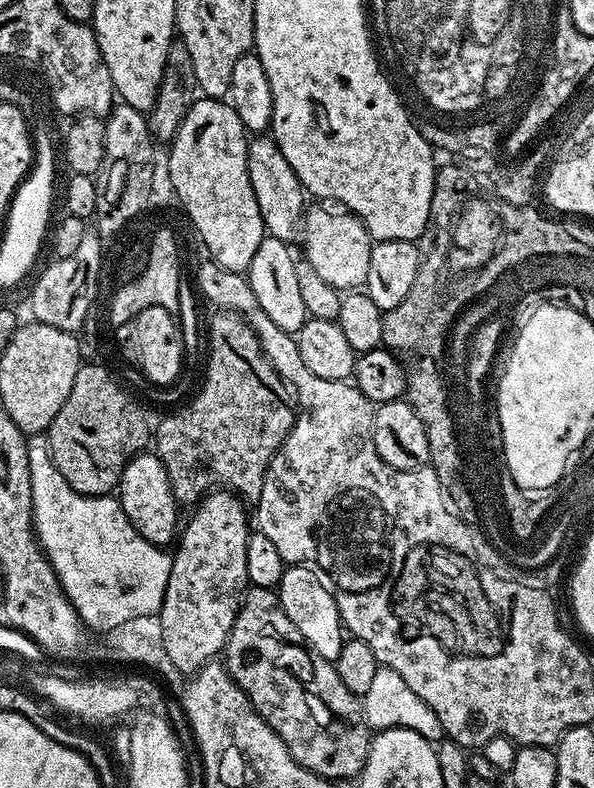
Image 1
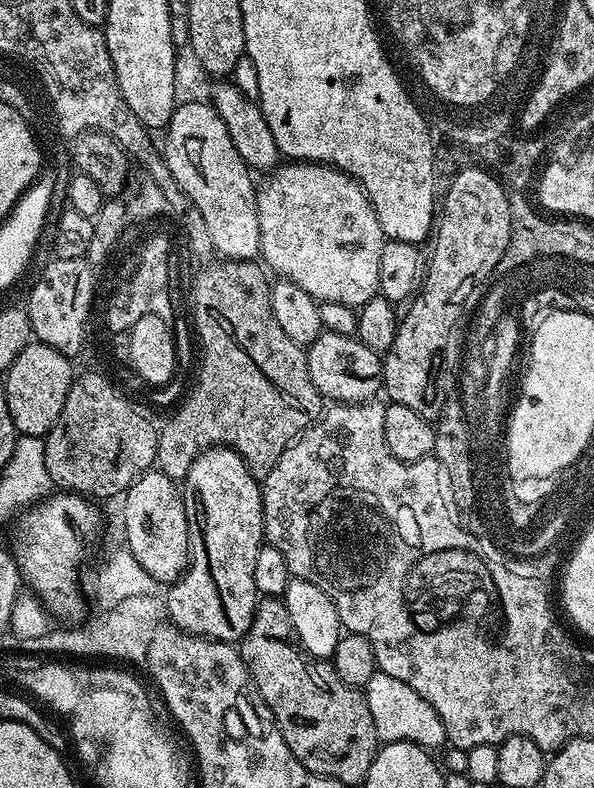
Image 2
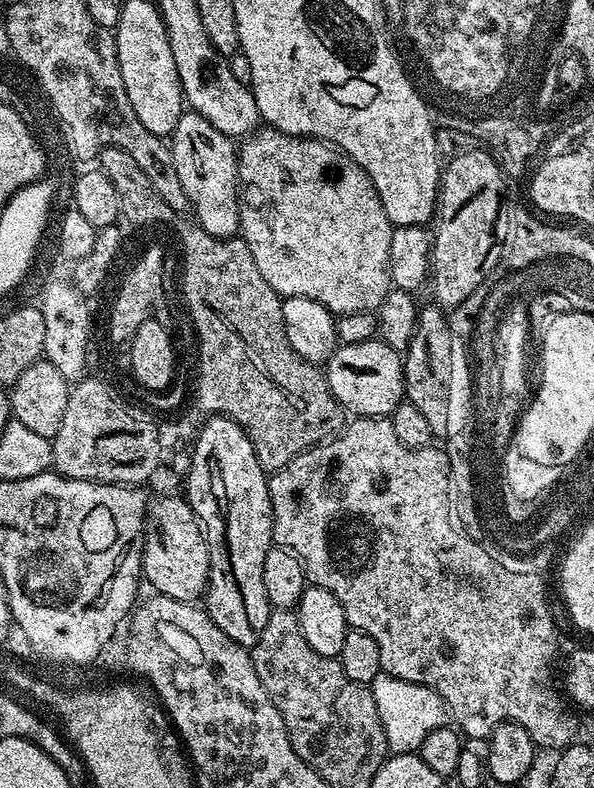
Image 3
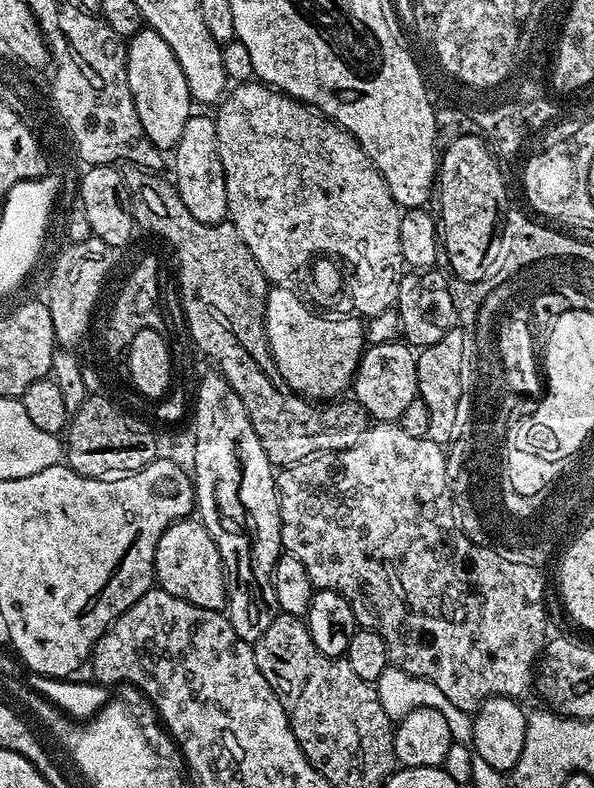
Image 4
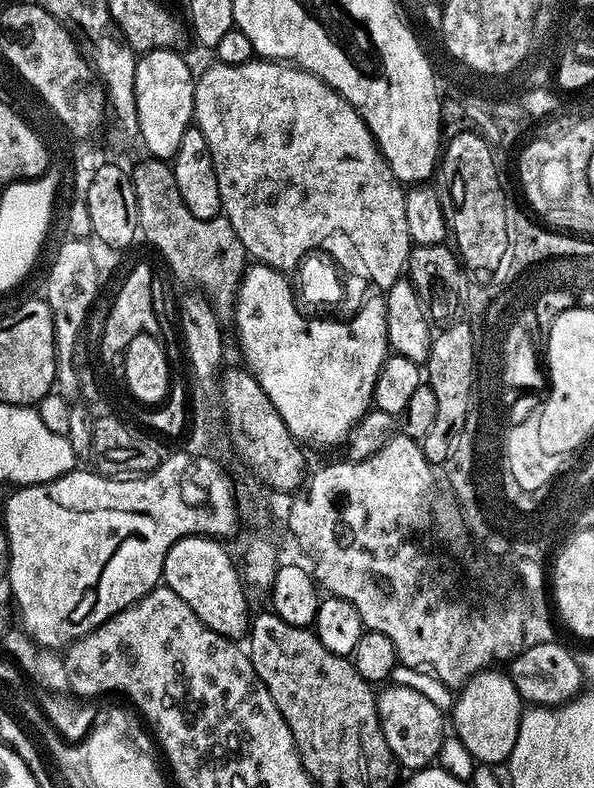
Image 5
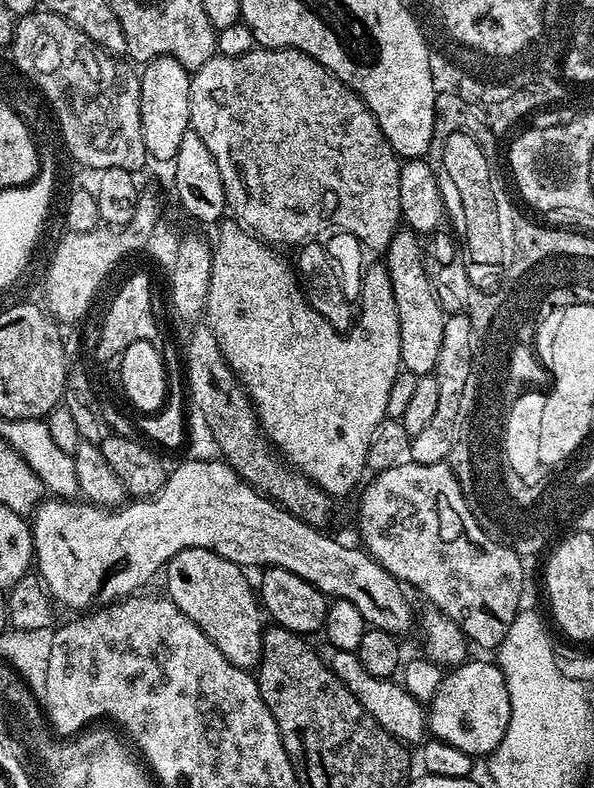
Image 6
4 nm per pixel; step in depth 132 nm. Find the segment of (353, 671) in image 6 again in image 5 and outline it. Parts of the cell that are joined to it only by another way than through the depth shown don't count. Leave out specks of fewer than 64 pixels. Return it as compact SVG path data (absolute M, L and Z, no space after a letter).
M389 683L379 689L376 713L382 726L382 734L386 734L386 746L390 746L401 769L427 768L439 757L446 735L446 716L438 710L438 706L434 706L434 702L430 702L430 698L426 698L426 694L410 690L410 686Z

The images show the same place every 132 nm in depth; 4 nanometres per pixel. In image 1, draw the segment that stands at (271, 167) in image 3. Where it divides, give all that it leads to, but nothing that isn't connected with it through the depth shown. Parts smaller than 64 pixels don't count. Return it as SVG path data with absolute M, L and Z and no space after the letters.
M309 207L302 221L302 241L304 240L303 259L318 270L323 280L330 286L341 290L360 290L364 288L366 274L370 270L370 250L374 243L372 235L360 221L359 216L344 210L327 212L327 207Z

